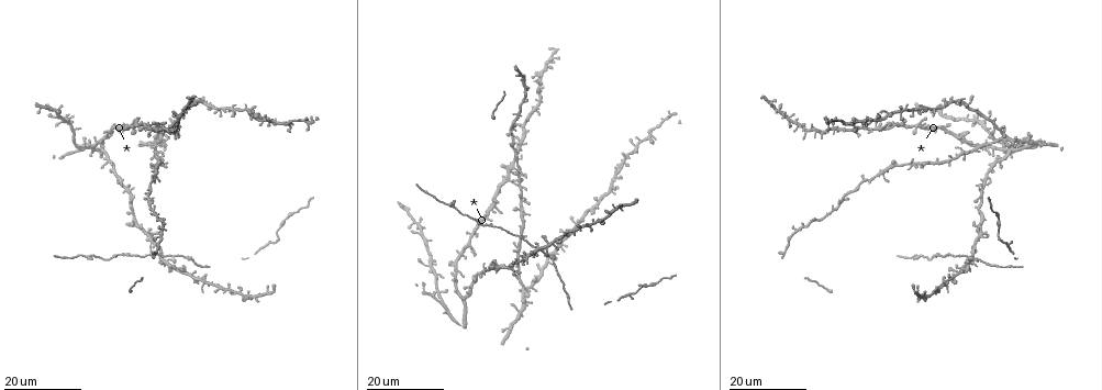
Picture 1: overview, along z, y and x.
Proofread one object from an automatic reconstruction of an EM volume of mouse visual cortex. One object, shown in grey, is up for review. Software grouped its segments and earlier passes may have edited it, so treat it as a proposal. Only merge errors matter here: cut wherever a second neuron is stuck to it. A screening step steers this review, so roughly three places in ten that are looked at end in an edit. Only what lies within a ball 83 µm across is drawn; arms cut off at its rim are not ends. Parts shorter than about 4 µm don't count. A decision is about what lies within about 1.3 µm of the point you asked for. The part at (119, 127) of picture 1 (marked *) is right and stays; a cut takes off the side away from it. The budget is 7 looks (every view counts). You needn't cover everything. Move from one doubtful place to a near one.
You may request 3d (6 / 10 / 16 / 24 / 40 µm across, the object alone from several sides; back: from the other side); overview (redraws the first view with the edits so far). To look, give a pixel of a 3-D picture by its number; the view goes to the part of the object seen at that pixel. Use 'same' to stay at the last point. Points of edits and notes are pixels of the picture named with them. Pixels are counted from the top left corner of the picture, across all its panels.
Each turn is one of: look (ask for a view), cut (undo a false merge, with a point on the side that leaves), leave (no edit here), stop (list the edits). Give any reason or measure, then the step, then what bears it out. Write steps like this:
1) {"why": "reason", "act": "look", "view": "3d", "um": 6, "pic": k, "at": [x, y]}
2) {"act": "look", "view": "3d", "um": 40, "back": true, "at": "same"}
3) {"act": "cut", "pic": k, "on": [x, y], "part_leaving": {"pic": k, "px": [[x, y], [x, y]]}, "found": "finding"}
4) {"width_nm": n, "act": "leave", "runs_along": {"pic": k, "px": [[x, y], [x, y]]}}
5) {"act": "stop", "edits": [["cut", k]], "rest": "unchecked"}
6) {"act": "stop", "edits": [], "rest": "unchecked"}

{"why": "small branch off a trunk", "act": "look", "view": "3d", "um": 24, "pic": 1, "at": [510, 179]}

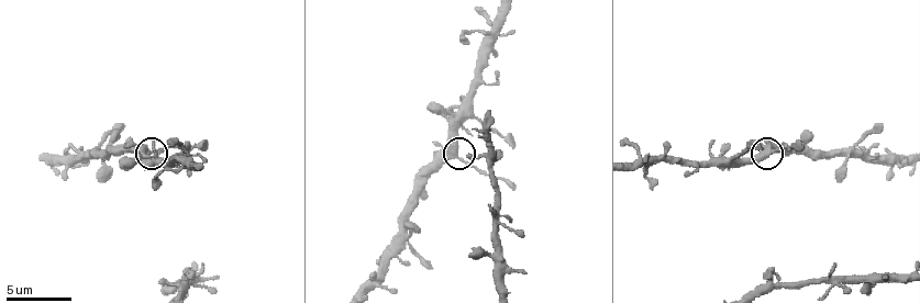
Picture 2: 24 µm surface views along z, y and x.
{"act": "look", "view": "3d", "um": 6, "pic": 2, "at": [454, 155]}

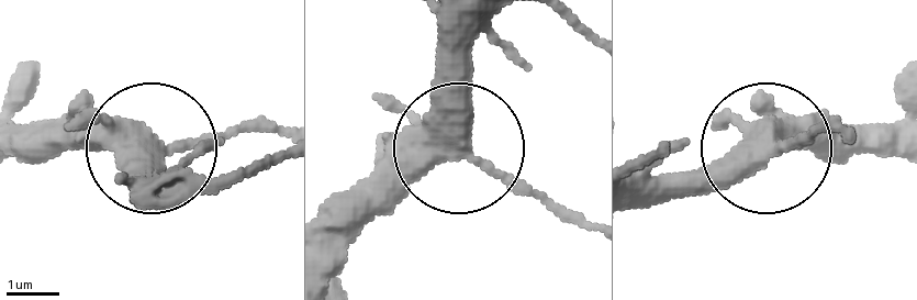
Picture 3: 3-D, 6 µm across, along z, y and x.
{"side_arm_um": 6, "act": "leave", "runs_along": {"pic": 3, "px": [[868, 152], [767, 152], [837, 125]]}, "found": "one neuron here"}

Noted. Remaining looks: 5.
{"why": "looks like a crossing", "act": "look", "view": "3d", "um": 10, "pic": 2, "at": [487, 162]}

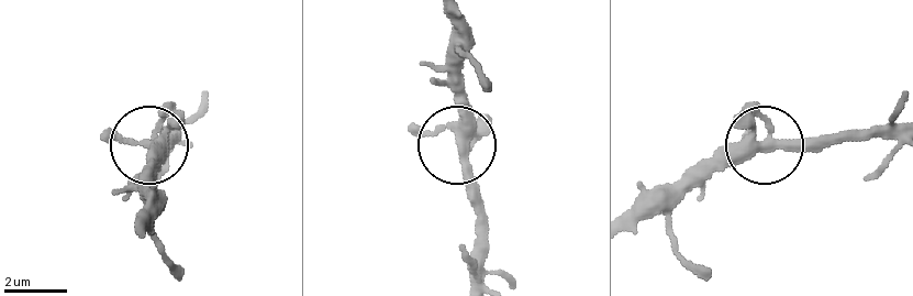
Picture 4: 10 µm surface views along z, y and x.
{"width_nm": 340, "act": "leave", "found": "all the same neuron"}

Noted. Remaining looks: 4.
{"why": "three-way junction", "act": "look", "view": "3d", "um": 24, "pic": 1, "at": [176, 255]}

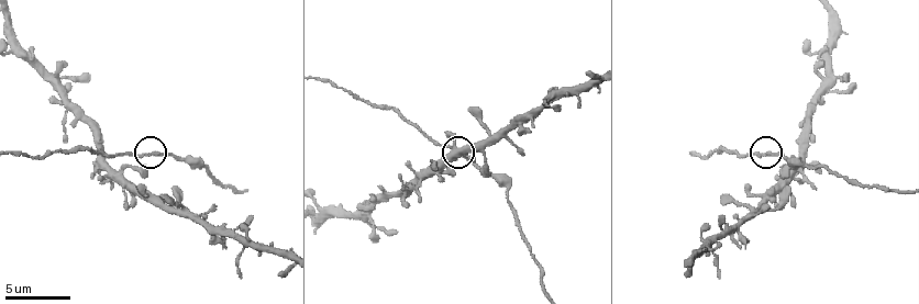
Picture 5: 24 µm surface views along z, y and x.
{"act": "look", "view": "3d", "um": 6, "pic": 5, "at": [148, 154]}

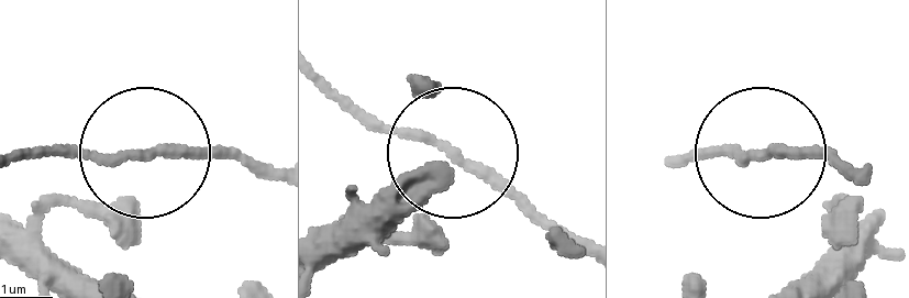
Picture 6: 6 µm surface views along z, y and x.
{"width_nm": 140, "act": "leave", "runs_along": {"pic": 6, "px": [[18, 222], [70, 200], [104, 209], [140, 152], [22, 147]]}, "found": "all the same neuron"}

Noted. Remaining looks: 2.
{"why": "calibre changes", "act": "look", "view": "3d", "um": 6, "pic": 5, "at": [506, 192]}

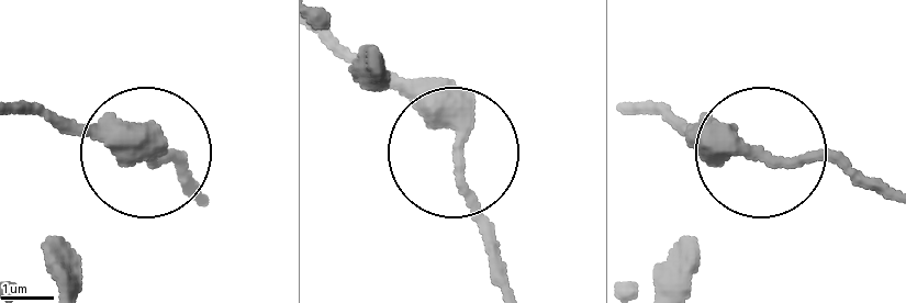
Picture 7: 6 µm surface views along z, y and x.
{"act": "look", "view": "3d", "um": 6, "back": true, "pic": 7, "at": [756, 154]}

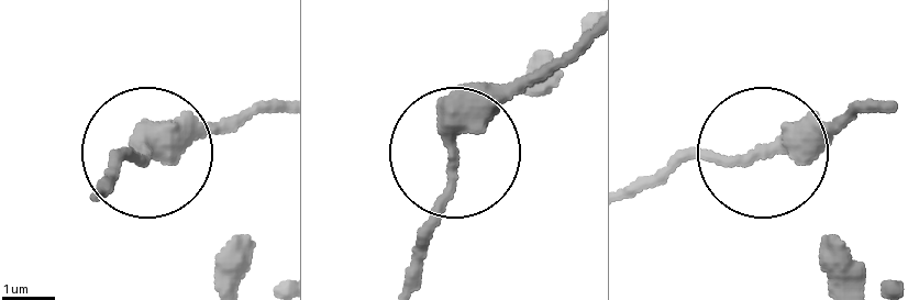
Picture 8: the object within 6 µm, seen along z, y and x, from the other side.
{"act": "leave", "runs_along": {"pic": 8, "px": [[878, 114], [633, 180]]}, "found": "continuous, no second neuron"}

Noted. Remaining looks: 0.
{"act": "stop", "edits": [], "rest": "unchecked"}

